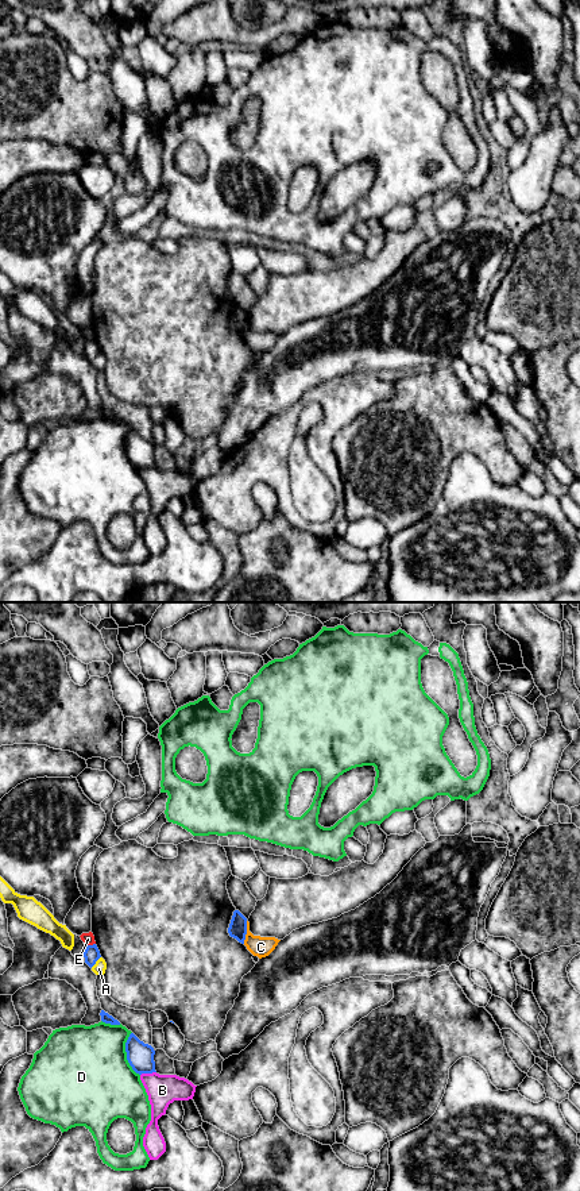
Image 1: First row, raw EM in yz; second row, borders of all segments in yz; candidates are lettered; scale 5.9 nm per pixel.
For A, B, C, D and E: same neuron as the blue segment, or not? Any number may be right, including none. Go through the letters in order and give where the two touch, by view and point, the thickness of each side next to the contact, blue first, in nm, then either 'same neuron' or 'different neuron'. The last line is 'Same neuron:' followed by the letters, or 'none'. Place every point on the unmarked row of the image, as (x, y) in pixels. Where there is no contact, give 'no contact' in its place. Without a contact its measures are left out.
A: yz (96, 355) | 90/80 nm | different neuron
B: yz (147, 467) | 160/190 nm | different neuron
C: yz (246, 327) | 110/120 nm | different neuron
D: yz (127, 448) | 160/480 nm | different neuron
E: yz (91, 340) | 90/70 nm | different neuron
Same neuron: none

